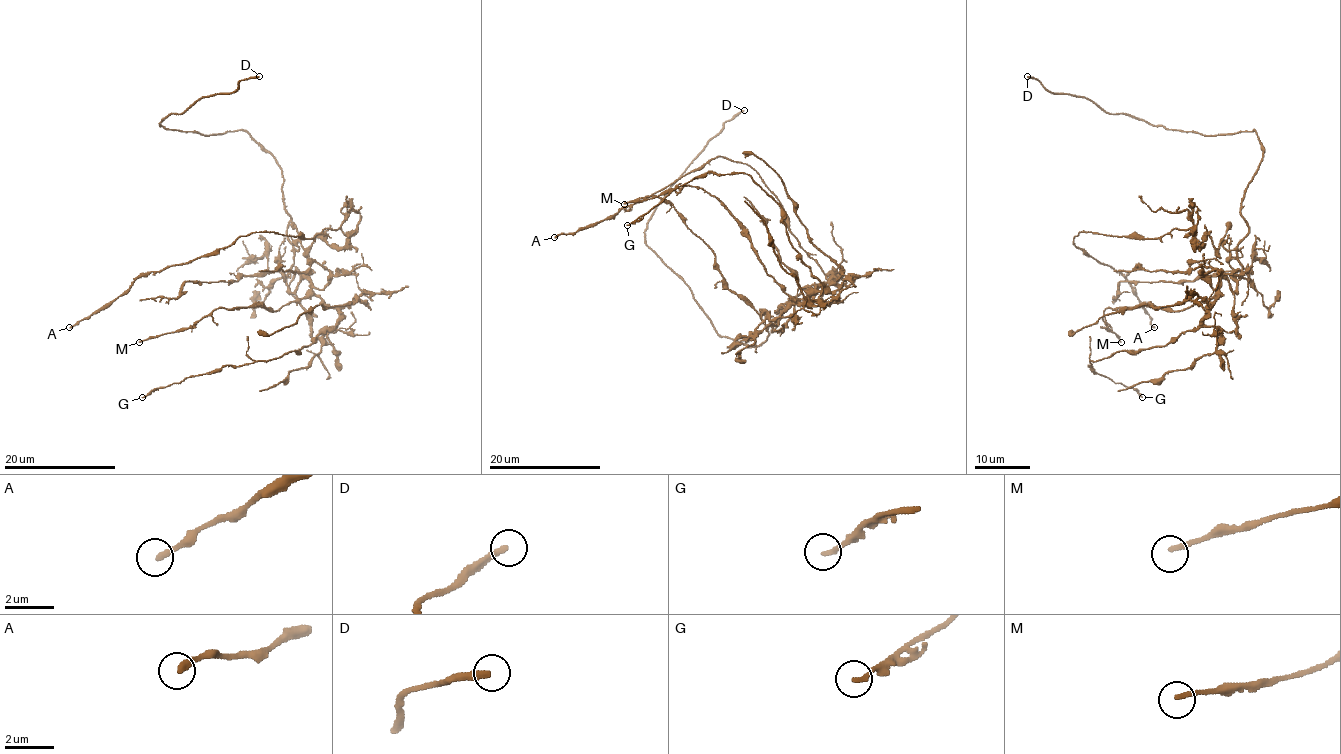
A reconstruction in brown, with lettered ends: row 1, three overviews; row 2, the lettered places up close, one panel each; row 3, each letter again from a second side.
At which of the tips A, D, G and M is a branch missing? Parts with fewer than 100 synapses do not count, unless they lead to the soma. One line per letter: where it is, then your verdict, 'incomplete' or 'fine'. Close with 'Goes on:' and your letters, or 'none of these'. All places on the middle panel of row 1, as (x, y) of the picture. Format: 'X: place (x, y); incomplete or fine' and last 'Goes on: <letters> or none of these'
A: place (554, 237); fine
D: place (744, 110); incomplete
G: place (627, 225); fine
M: place (624, 204); fine
Goes on: D

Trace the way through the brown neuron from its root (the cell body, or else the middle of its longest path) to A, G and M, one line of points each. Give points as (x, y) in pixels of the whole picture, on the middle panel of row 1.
A: (782, 307), (830, 278), (790, 230), (777, 197), (745, 163), (716, 156), (603, 220), (554, 237)
G: (782, 307), (823, 283), (791, 244), (783, 209), (748, 174), (692, 179), (627, 225)
M: (782, 307), (800, 289), (815, 290), (793, 300), (766, 272), (744, 226), (715, 197), (685, 186), (624, 204)

